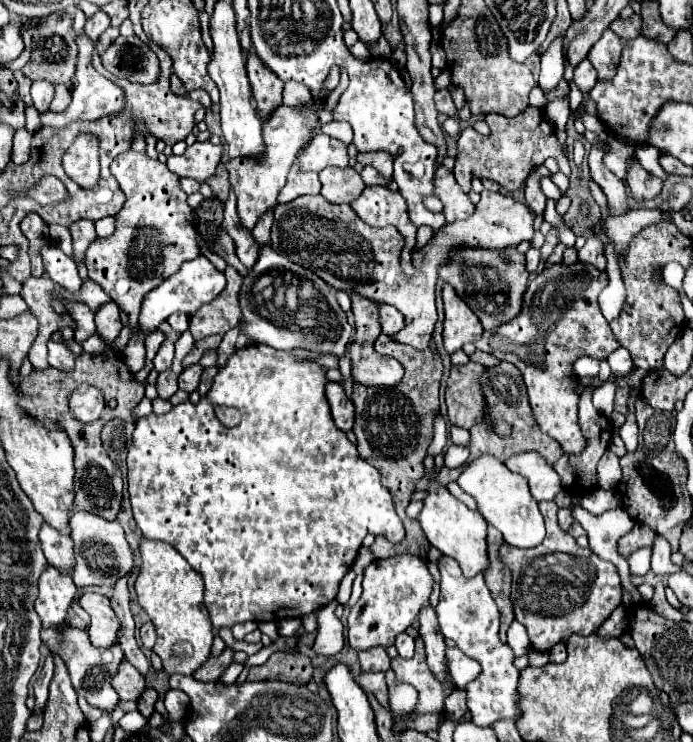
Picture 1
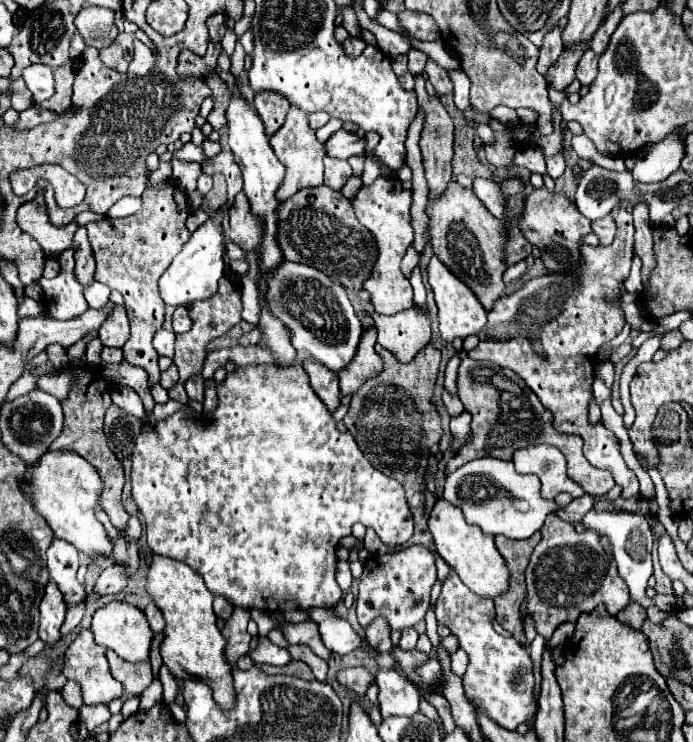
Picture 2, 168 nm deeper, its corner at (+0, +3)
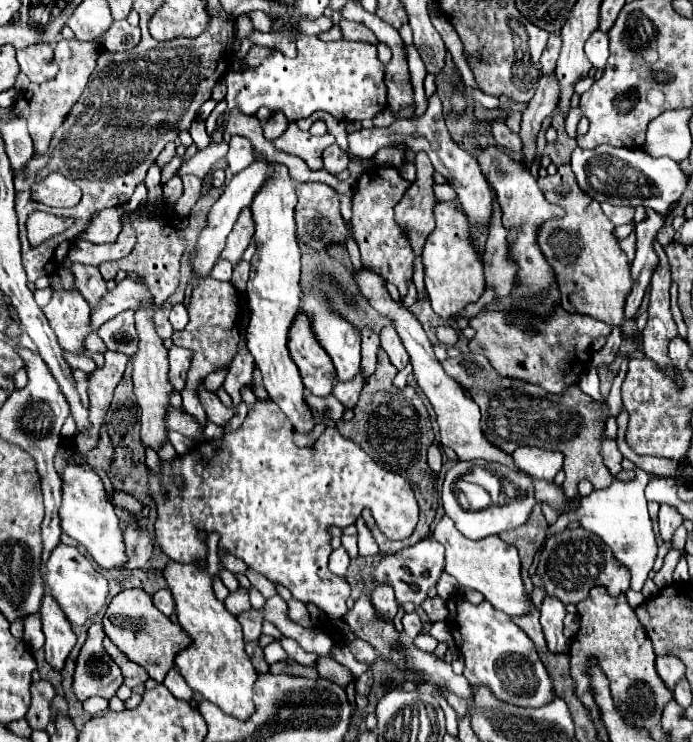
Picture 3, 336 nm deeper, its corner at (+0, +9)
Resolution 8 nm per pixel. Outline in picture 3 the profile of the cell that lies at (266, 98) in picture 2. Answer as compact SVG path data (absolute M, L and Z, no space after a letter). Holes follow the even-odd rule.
M276 111L276 113L272 115L272 119L264 121L264 137L266 137L268 141L278 139L278 135L282 135L282 133L286 131L286 125L288 125L286 117L282 117L282 113Z

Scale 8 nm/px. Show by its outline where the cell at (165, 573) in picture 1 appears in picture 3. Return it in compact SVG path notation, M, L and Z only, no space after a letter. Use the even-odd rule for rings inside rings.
M216 532L208 536L208 567L204 571L184 563L168 563L164 571L168 589L172 591L176 601L178 623L192 637L192 645L176 655L176 667L196 693L218 705L226 715L246 721L254 713L252 685L258 673L250 663L250 657L246 657L242 627L238 619L224 607L222 601L216 599L212 591L212 577L218 575L218 569L222 565L218 559L219 538Z

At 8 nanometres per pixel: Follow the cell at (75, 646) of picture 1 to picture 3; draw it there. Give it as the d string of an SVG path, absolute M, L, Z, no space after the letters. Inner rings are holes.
M94 623L88 629L88 639L78 655L76 673L74 673L74 693L80 701L100 695L104 699L112 699L122 685L120 667L112 661L112 657L102 647L104 639L102 623Z

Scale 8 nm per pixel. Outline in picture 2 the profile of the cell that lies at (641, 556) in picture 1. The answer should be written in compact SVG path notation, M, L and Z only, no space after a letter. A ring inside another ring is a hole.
M590 509L586 513L586 517L584 517L584 525L588 529L598 531L600 535L606 535L612 541L614 559L618 563L618 573L626 581L632 601L640 603L642 607L650 607L650 599L646 599L644 591L646 591L648 579L652 577L652 555L650 553L652 553L654 539L652 539L652 531L650 531L650 525L648 525L646 517L636 515L636 513L628 513L628 511L624 511L624 513L608 513L608 511Z

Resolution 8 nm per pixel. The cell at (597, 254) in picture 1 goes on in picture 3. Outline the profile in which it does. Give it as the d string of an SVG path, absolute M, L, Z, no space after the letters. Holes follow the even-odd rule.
M602 203L602 211L604 215L614 223L614 225L624 225L624 223L630 223L632 217L634 217L634 209L630 207L624 207L624 205L606 205Z

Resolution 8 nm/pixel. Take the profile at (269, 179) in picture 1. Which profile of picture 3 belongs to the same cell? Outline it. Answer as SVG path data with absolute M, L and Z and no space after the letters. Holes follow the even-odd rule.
M244 209L232 229L232 233L228 235L226 247L222 251L222 259L230 261L232 267L236 267L242 261L242 255L246 251L246 247L250 245L250 239L254 235L254 219L250 209Z

